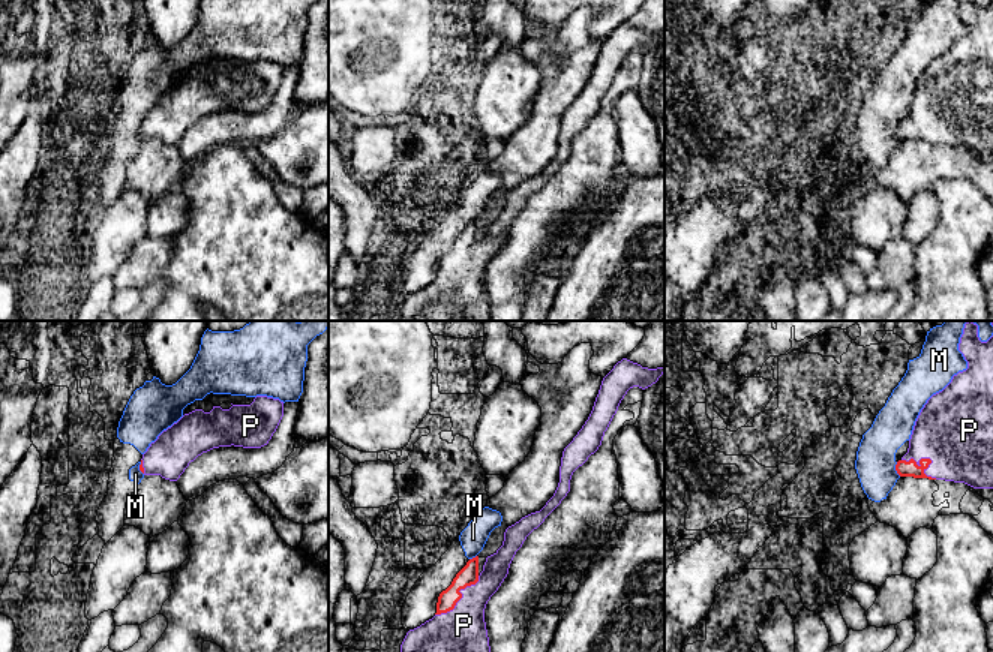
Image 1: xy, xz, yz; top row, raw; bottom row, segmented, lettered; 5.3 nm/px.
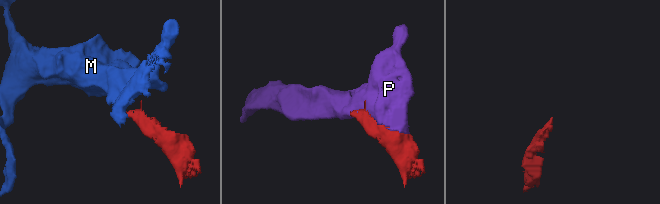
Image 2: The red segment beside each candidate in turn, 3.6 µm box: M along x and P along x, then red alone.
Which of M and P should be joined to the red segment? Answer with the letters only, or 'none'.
P

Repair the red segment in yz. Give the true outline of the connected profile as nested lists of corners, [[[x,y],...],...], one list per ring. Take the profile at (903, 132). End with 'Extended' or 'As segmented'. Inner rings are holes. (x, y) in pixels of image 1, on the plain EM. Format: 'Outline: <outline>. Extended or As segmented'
Outline: [[[962,0],[958,15],[968,25],[968,33],[952,40],[951,46],[933,58],[921,73],[908,117],[897,126],[900,141],[945,144],[964,147],[974,153],[993,153],[993,0],[981,6],[978,0]]]. Extended

